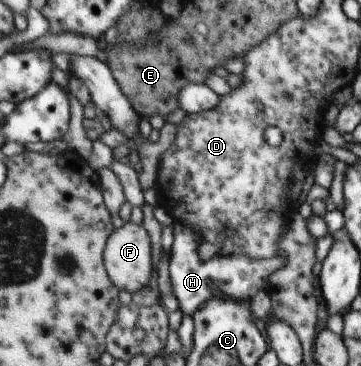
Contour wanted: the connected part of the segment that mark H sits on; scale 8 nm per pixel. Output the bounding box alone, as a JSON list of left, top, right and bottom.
[169,221,285,316]

